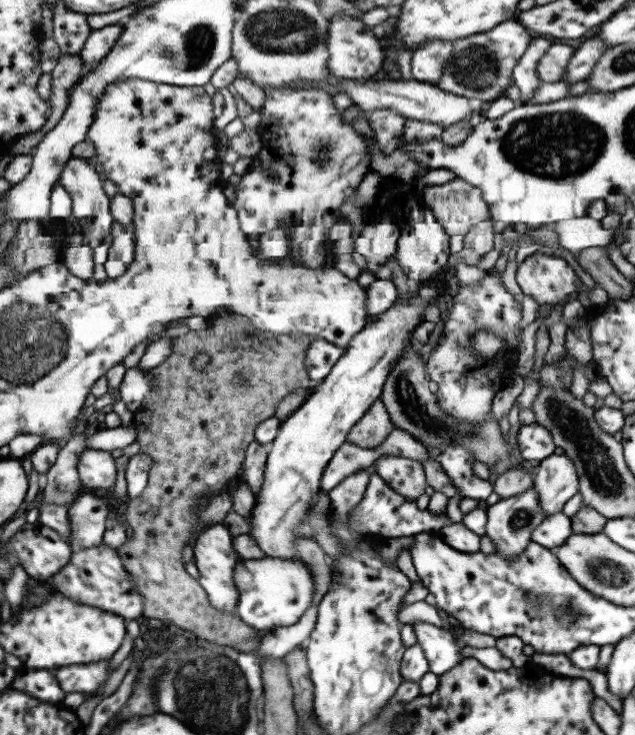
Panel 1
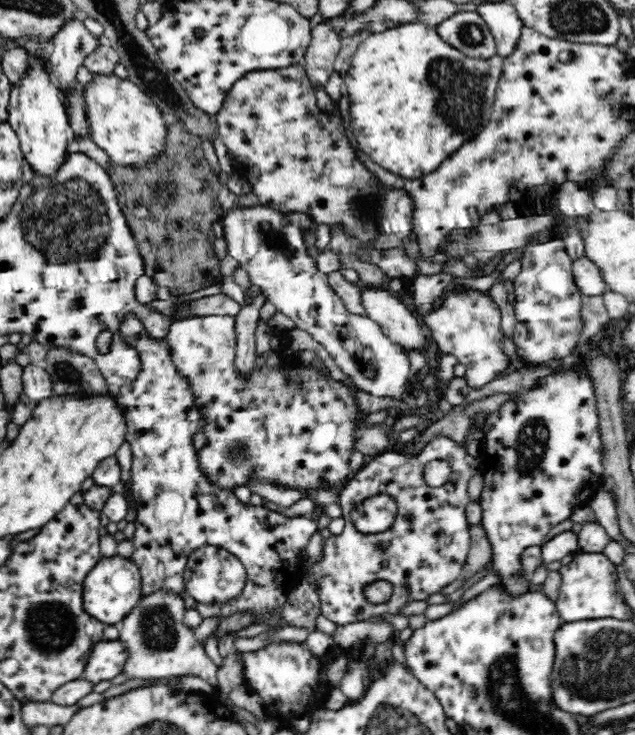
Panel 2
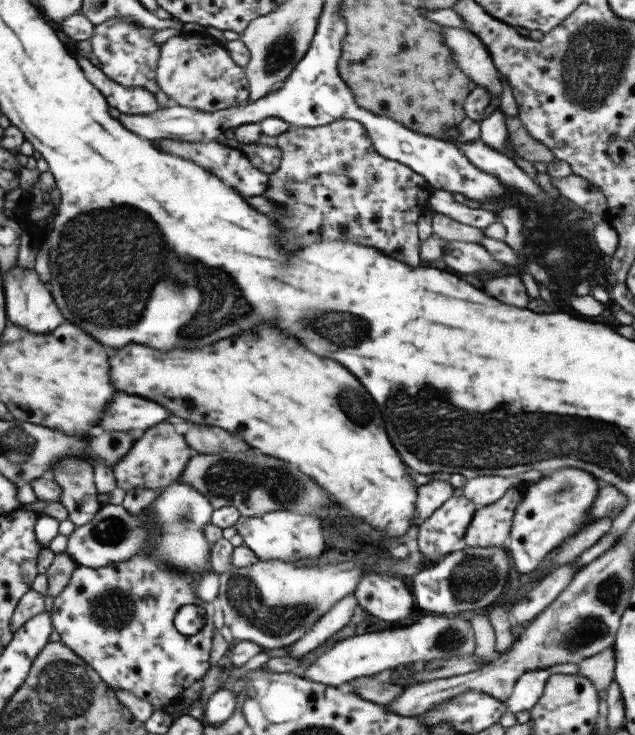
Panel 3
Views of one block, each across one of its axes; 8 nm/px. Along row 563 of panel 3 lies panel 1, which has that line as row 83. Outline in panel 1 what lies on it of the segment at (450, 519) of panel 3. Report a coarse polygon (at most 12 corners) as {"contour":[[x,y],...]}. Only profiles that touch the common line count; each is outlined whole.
{"contour":[[427,40],[410,56],[412,79],[435,85],[452,41]]}

